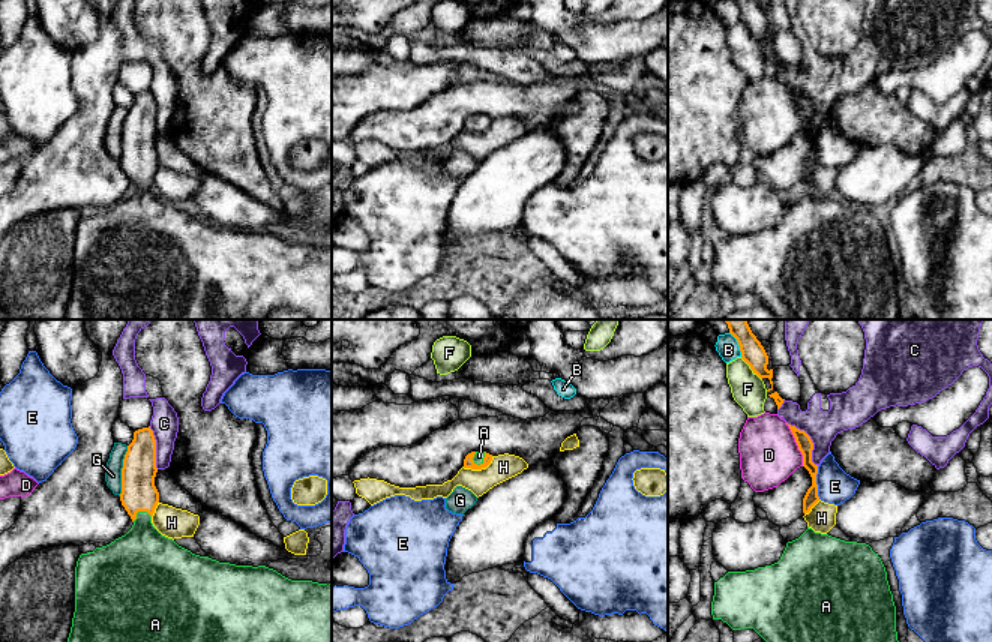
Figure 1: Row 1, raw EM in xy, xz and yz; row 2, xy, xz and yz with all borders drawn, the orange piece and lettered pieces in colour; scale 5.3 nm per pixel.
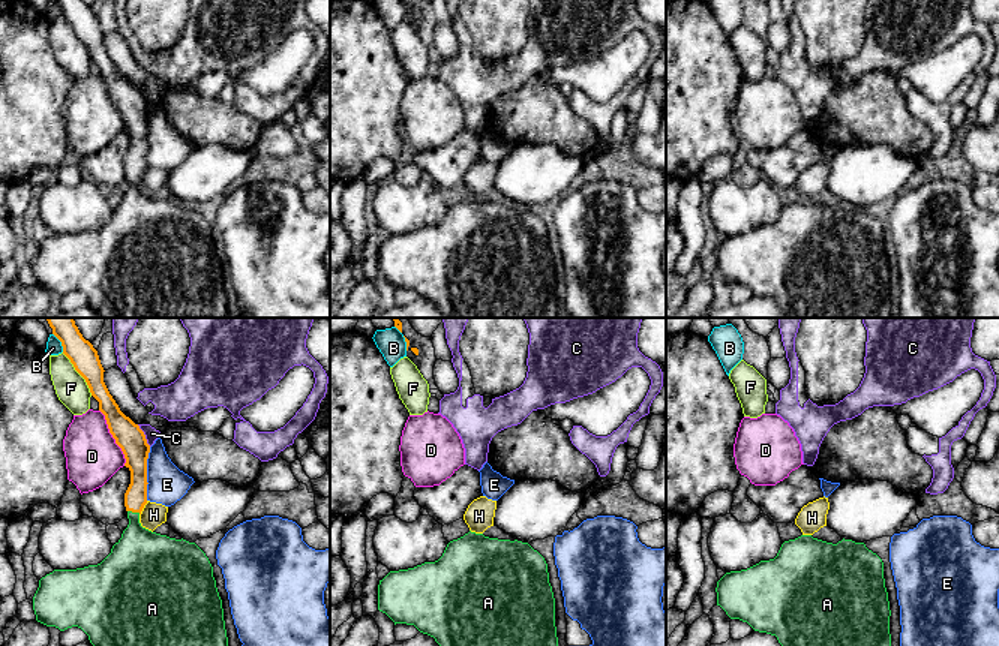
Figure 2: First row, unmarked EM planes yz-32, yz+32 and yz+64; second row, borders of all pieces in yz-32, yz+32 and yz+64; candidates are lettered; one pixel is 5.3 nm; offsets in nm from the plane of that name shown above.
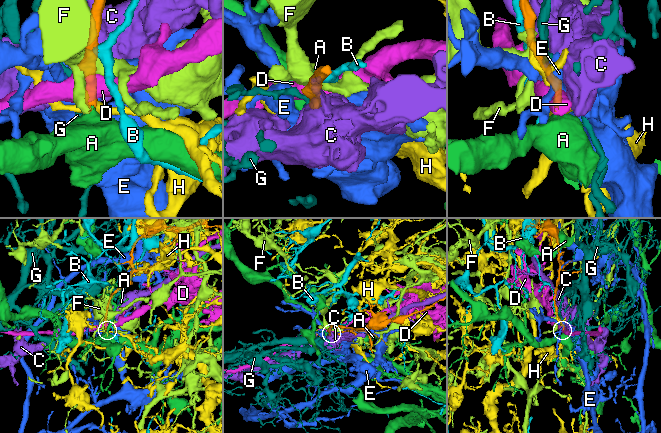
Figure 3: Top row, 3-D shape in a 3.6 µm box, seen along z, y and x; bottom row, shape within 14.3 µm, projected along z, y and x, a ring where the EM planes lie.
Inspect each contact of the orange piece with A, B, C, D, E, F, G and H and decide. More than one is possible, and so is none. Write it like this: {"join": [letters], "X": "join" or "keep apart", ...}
{"join": ["A"], "A": "join", "B": "keep apart", "C": "keep apart", "D": "keep apart", "E": "keep apart", "F": "keep apart", "G": "keep apart", "H": "keep apart"}

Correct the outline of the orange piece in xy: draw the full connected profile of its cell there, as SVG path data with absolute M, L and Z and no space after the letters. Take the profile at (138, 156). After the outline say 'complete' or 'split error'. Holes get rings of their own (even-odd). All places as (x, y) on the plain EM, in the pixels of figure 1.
M149 90L134 96L134 104L128 110L122 132L120 165L134 186L132 192L110 208L96 212L93 216L81 218L77 225L75 276L65 320L245 320L267 318L275 309L300 310L306 314L309 320L332 320L332 248L291 244L266 230L252 231L219 226L179 210L173 202L162 200L152 188L152 180L159 166L159 156L155 150L156 136L156 104Z; split error

